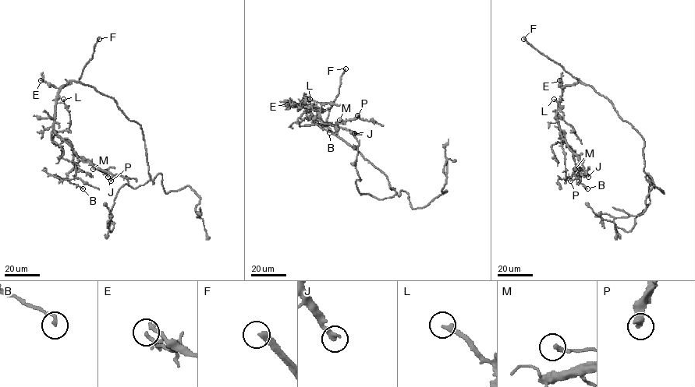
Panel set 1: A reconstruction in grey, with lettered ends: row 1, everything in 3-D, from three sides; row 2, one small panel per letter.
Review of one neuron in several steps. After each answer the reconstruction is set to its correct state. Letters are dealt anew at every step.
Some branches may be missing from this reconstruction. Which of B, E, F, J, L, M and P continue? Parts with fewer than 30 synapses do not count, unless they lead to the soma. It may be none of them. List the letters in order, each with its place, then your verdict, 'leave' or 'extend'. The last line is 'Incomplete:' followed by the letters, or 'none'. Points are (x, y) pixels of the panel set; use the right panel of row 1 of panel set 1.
B: place (587, 188); leave
E: place (559, 80); leave
F: place (523, 39); extend
J: place (588, 177); extend
L: place (554, 99); leave
M: place (575, 169); leave
P: place (570, 181); extend
Incomplete: F, J, P

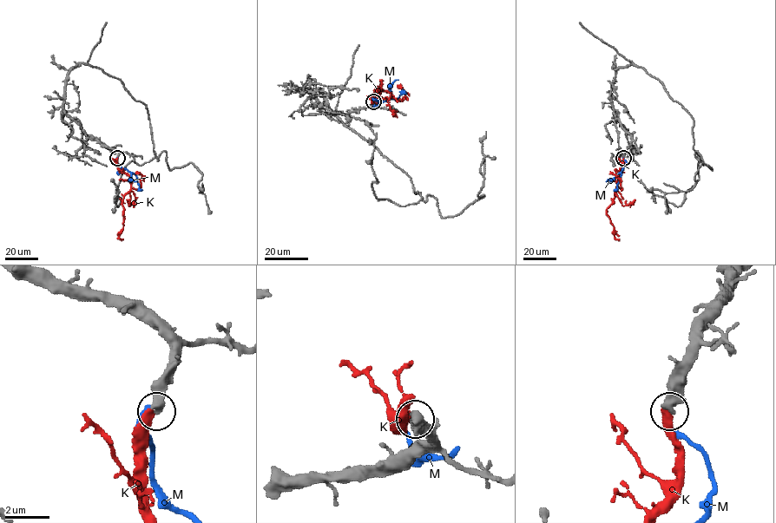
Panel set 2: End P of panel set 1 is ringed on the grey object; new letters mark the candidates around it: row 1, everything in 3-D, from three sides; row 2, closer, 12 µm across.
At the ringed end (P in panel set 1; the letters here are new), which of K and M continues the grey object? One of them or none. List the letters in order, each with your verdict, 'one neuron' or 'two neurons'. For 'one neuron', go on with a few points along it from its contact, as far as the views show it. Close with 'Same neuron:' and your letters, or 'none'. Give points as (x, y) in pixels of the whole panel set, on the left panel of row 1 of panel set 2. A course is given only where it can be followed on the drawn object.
K: one neuron; course (117, 157), (117, 168), (131, 179), (131, 189), (122, 202), (123, 223), (119, 238), (122, 238)
M: two neurons
Same neuron: K

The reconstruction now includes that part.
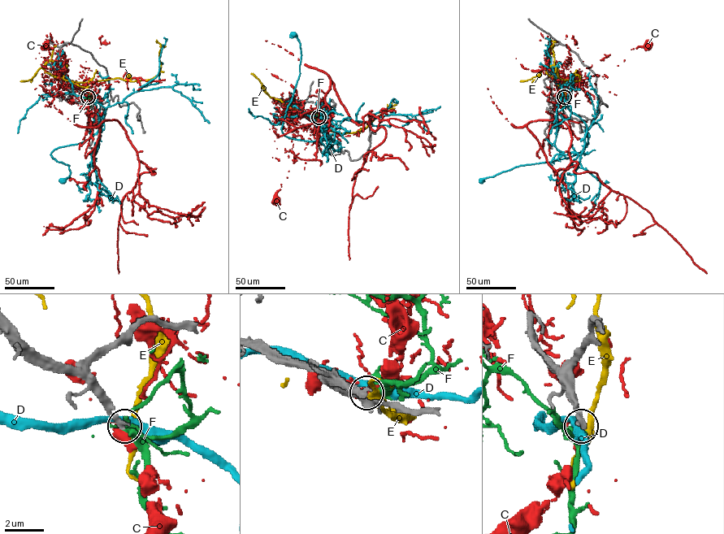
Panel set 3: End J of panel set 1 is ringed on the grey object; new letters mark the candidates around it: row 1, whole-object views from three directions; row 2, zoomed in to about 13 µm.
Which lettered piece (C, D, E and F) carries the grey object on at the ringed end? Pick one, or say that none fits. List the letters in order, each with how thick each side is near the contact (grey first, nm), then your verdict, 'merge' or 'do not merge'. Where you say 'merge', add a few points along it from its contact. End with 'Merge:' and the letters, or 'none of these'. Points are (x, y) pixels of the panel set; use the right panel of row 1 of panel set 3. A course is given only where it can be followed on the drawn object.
C: calibres 320 and 320 nm; do not merge
D: calibres 320 and 360 nm; do not merge
E: calibres 320 and 480 nm; do not merge
F: calibres 320 and 360 nm; merge; course (564, 97), (563, 110)
Merge: F

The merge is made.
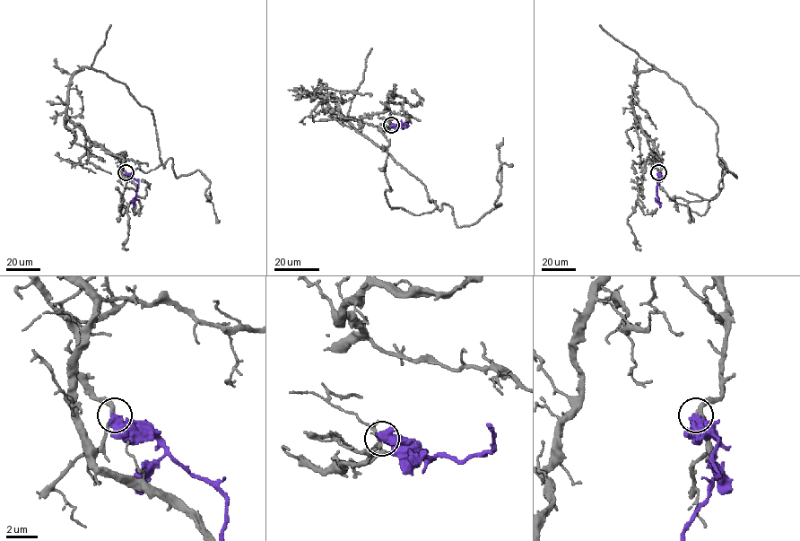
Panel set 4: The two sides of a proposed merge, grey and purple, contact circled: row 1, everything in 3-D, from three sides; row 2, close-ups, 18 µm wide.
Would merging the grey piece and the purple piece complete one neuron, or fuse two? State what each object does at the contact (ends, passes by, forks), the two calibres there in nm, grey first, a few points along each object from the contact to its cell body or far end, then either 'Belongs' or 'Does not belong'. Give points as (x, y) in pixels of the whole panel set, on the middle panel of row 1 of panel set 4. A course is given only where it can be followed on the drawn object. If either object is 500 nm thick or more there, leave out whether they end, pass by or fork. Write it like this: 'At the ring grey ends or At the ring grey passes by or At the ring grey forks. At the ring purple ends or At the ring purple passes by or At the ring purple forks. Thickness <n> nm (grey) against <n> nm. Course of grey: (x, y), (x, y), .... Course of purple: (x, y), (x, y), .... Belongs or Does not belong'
Thickness 200 nm (grey) against 600 nm. Course of grey: (391, 125), (352, 120), (314, 91), (459, 227), (501, 204), (497, 173), (510, 165). Course of purple: (391, 125), (403, 128), (407, 126), (407, 123), (401, 124), (401, 126). Belongs

